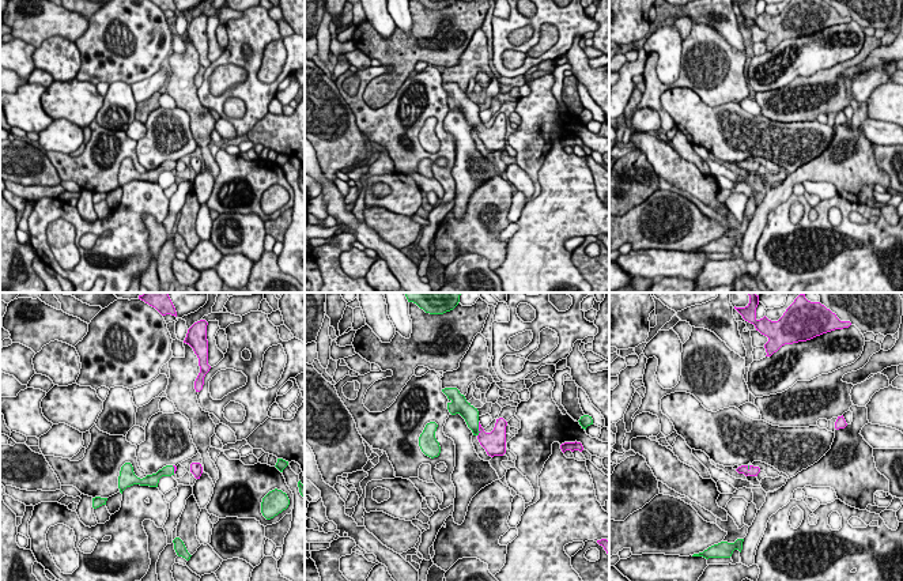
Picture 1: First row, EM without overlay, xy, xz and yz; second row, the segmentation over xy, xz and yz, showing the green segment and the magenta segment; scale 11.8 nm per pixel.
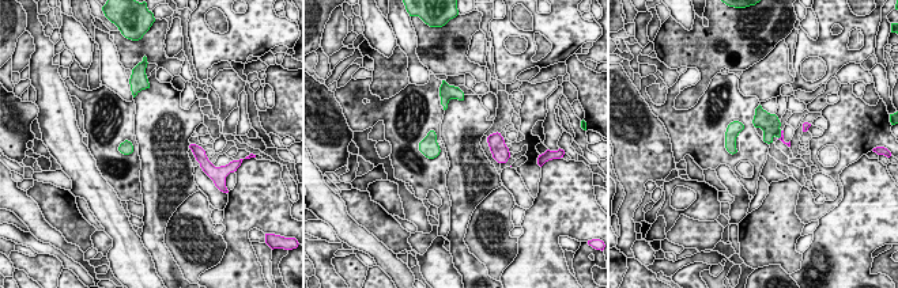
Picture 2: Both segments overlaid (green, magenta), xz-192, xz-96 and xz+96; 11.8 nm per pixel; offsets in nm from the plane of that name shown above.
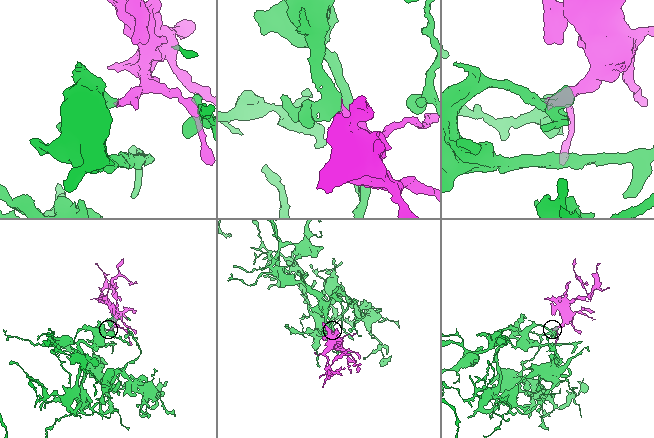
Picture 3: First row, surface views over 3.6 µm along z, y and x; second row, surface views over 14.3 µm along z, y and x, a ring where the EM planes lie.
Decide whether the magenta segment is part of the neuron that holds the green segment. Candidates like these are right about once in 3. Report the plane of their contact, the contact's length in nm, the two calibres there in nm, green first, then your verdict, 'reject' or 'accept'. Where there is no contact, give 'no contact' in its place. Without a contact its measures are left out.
xz | 180 nm | 190/280 nm | accept

